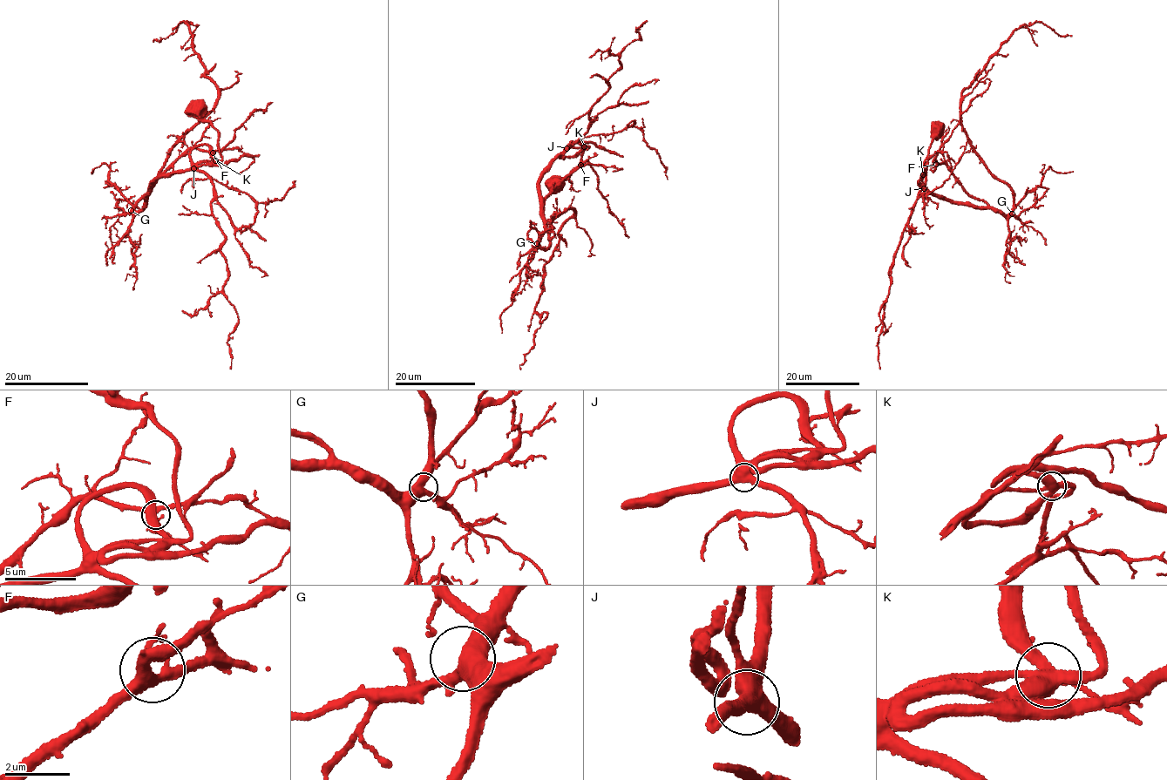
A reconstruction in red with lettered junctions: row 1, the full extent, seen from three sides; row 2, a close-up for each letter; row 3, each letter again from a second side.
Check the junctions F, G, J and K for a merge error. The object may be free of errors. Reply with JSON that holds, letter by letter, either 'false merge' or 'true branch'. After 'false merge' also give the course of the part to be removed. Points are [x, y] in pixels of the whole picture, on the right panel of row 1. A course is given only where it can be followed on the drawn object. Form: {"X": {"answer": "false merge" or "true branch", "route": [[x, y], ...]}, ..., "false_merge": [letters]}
{"F": {"answer": "true branch"}, "G": {"answer": "true branch"}, "J": {"answer": "true branch"}, "K": {"answer": "true branch"}, "false_merge": []}

